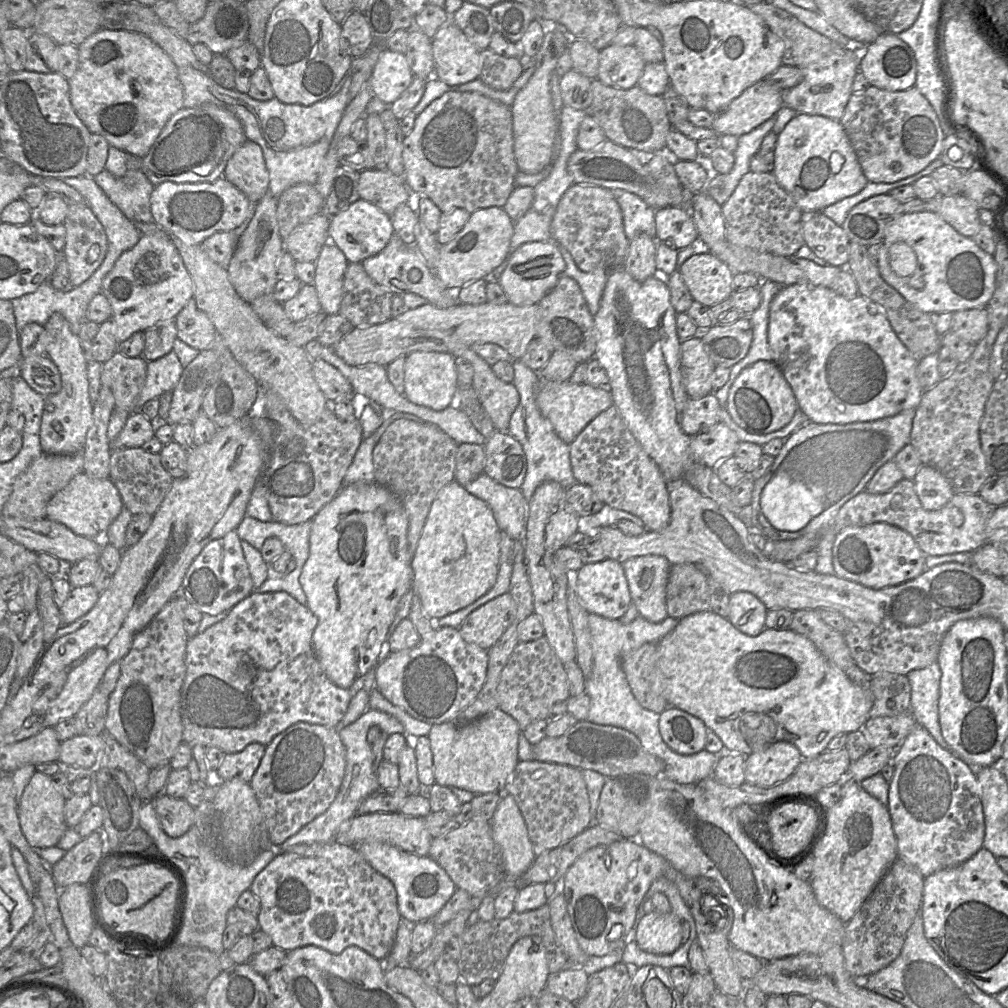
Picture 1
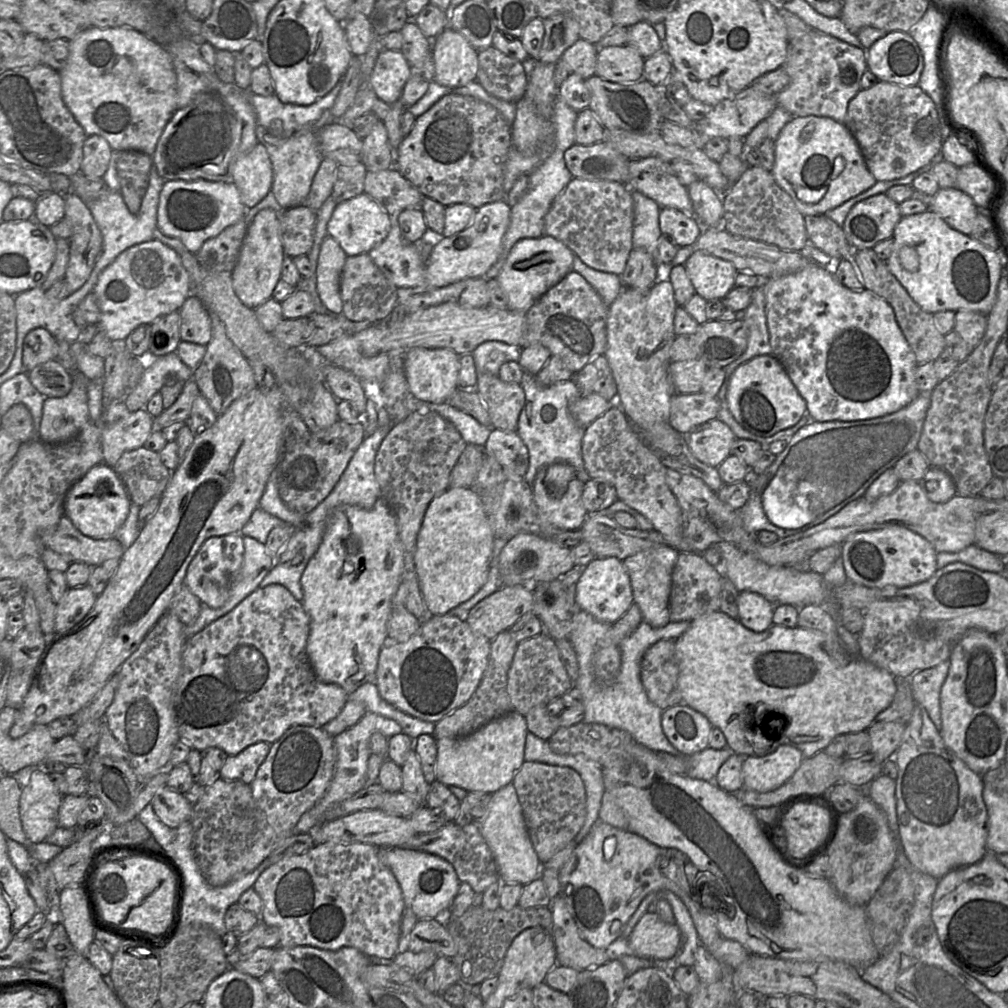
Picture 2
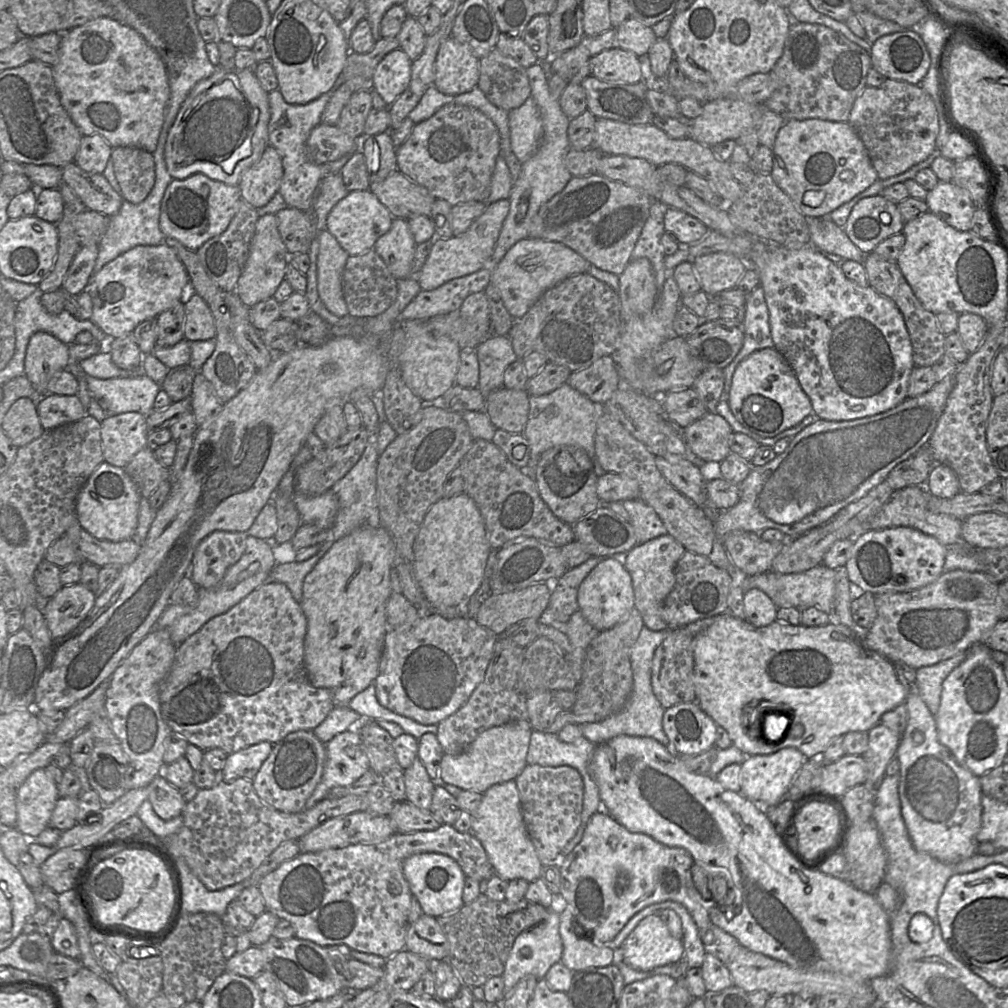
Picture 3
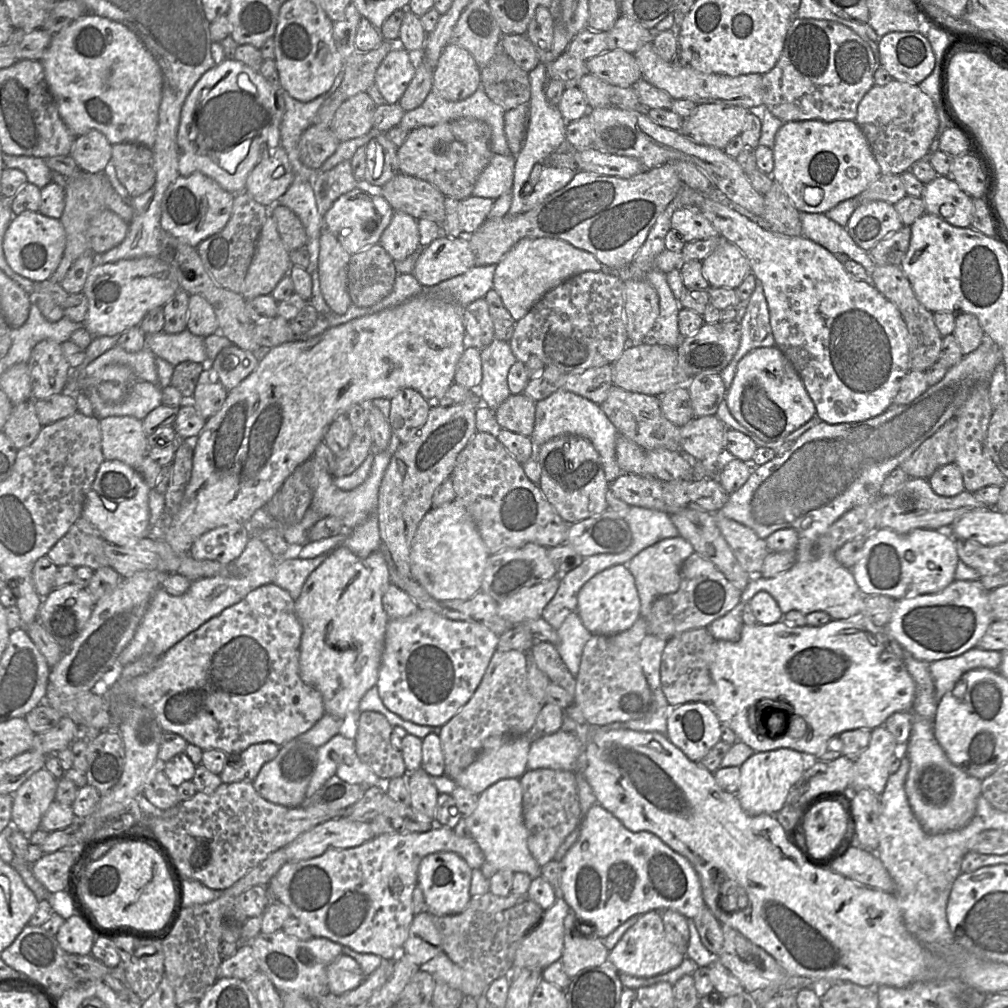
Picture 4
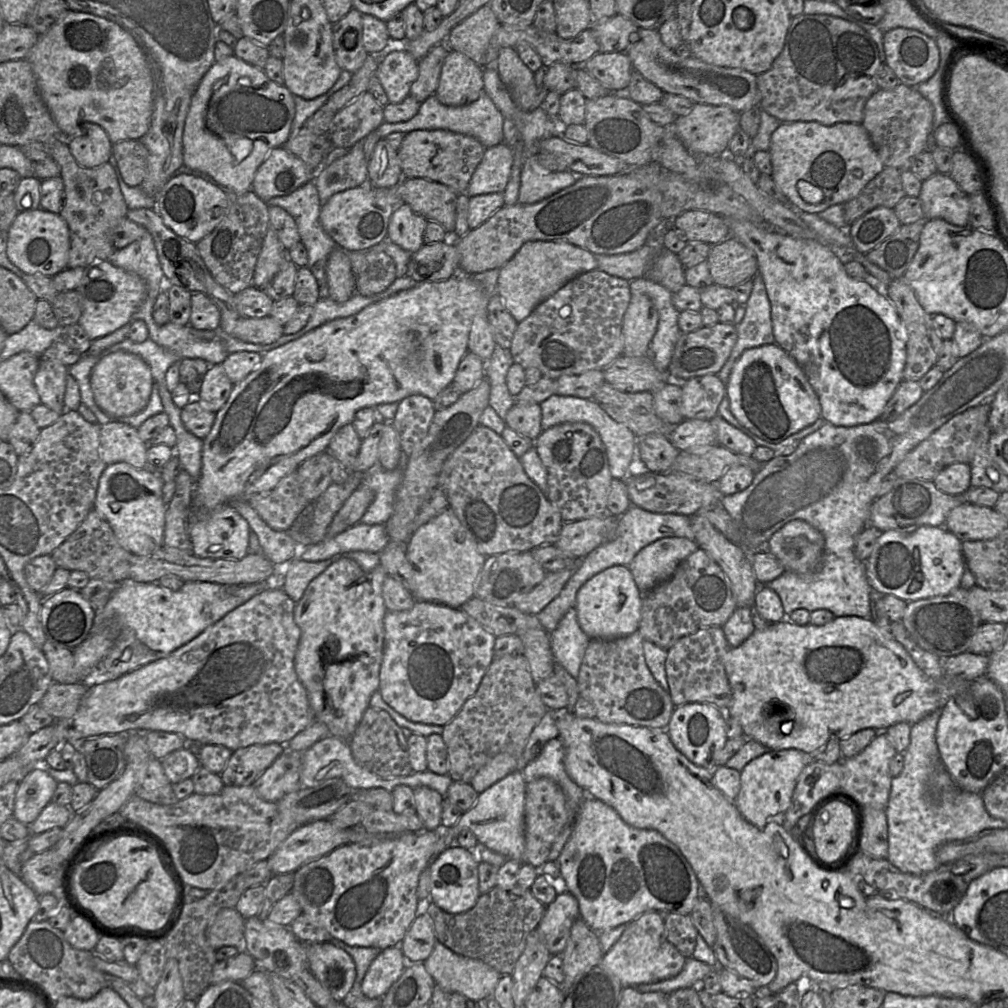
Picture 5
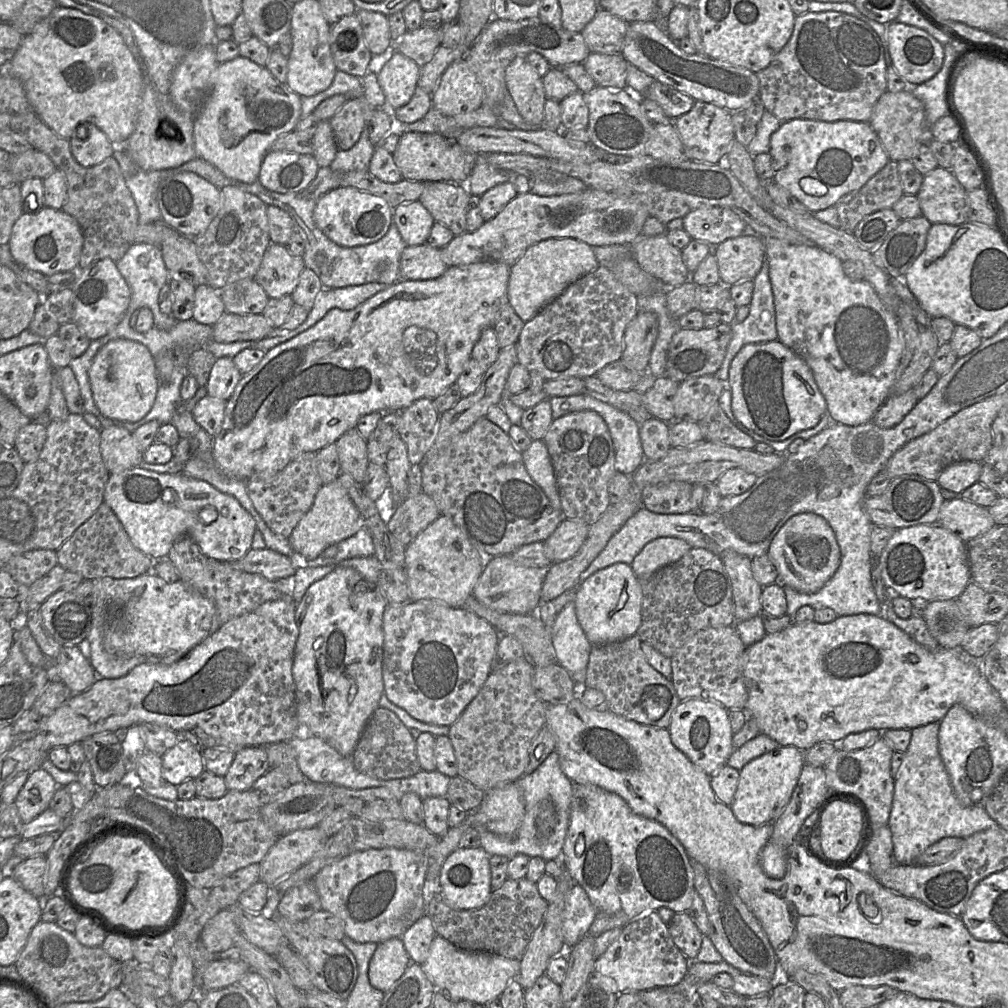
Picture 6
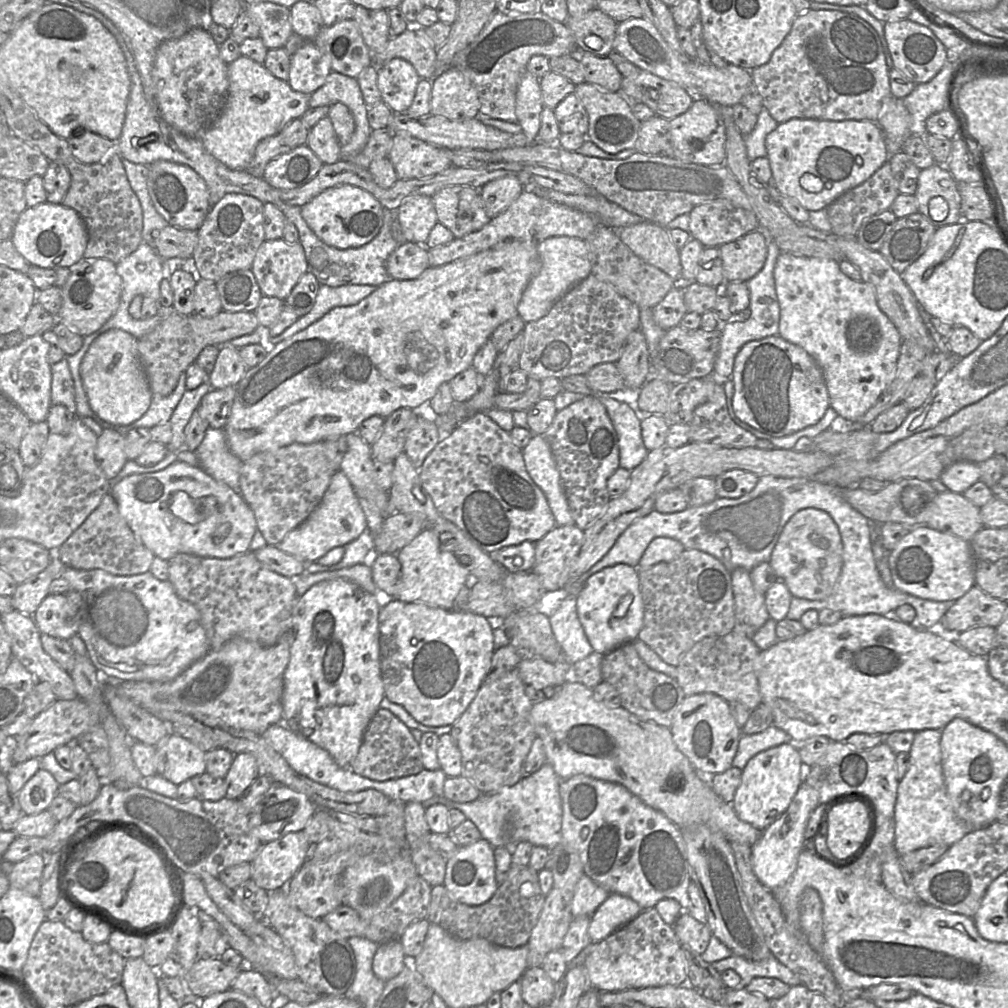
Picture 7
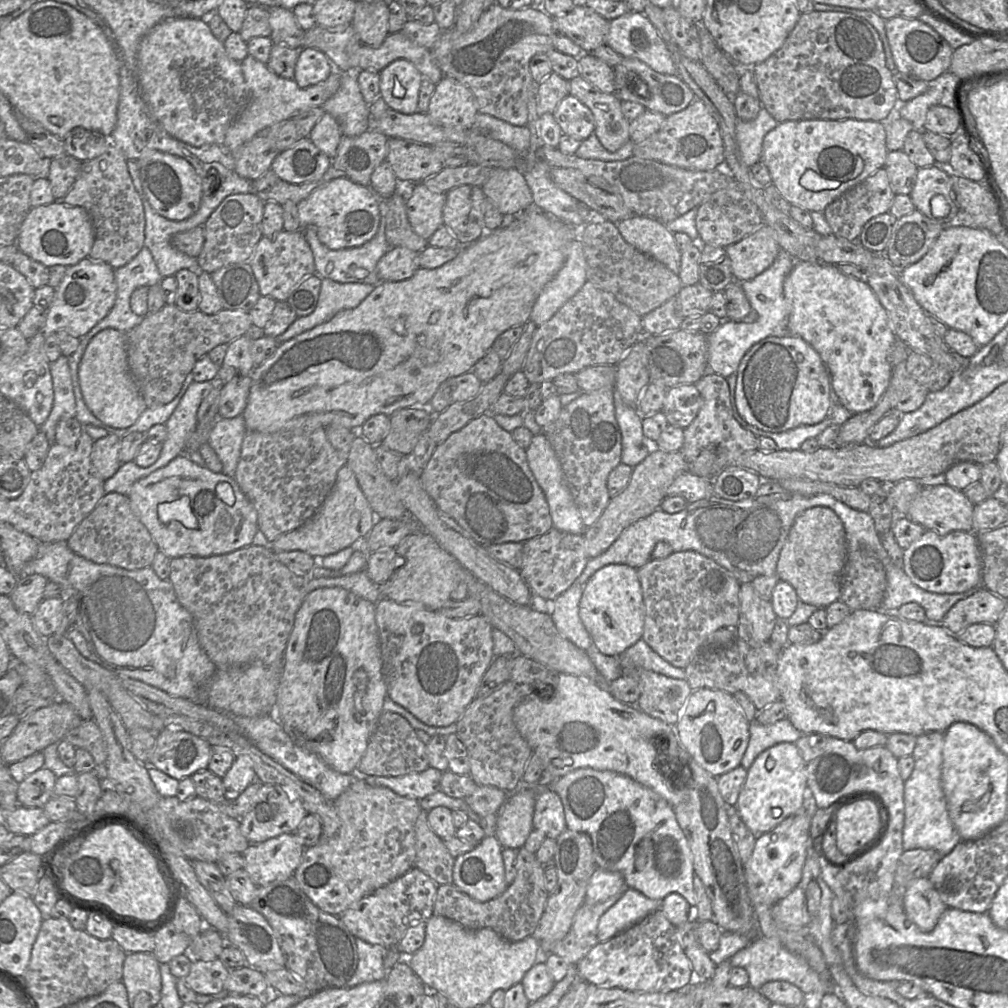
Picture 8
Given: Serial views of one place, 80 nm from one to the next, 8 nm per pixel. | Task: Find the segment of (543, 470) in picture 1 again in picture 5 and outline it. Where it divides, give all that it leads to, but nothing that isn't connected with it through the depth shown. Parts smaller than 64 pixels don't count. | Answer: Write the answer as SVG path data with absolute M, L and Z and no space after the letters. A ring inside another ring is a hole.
M554 394L539 404L542 411L541 428L543 431L563 423L587 423L600 435L607 452L612 478L624 480L636 468L638 456L638 439L624 424L612 419L593 399Z

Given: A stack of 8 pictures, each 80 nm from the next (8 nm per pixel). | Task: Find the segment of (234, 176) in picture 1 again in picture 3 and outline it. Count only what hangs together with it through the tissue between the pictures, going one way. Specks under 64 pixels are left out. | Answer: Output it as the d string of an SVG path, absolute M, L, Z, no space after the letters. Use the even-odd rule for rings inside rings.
M268 146L262 157L241 176L241 199L253 208L265 206L278 193L283 178L283 164L278 151Z

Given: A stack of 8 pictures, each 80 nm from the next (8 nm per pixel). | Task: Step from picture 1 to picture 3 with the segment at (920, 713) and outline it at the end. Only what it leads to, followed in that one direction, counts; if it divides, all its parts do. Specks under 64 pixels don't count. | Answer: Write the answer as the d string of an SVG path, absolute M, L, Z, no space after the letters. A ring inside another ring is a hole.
M960 652L937 664L924 666L916 670L919 695L933 716L937 714L939 709L943 682L950 672L959 666L966 657L967 652Z

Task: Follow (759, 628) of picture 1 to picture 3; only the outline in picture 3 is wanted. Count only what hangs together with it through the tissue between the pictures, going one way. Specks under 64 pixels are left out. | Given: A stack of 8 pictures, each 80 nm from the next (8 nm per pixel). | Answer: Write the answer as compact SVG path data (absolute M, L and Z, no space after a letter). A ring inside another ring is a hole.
M753 588L743 596L745 620L755 627L765 627L777 621L778 608L762 590Z

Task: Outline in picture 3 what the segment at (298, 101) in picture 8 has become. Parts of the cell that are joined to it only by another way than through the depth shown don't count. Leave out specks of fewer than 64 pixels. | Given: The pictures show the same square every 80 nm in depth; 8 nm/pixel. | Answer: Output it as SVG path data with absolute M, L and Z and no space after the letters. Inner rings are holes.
M217 70L199 81L191 90L177 113L168 132L164 157L166 167L173 179L186 179L202 173L207 177L238 186L242 174L260 160L270 145L268 124L270 120L269 92L265 91L255 73L250 70Z

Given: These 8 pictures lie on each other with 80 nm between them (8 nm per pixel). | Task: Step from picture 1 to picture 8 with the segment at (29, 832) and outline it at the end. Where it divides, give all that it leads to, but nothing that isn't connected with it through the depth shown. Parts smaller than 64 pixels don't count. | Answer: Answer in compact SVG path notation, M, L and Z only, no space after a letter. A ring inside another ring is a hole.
M46 768L29 775L18 787L18 803L28 808L43 808L53 796L57 777Z

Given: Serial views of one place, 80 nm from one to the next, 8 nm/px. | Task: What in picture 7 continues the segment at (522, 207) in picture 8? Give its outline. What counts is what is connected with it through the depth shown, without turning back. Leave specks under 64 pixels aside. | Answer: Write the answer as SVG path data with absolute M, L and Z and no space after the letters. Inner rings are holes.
M507 175L491 180L479 189L485 211L494 218L504 210L524 191L524 187L516 175Z

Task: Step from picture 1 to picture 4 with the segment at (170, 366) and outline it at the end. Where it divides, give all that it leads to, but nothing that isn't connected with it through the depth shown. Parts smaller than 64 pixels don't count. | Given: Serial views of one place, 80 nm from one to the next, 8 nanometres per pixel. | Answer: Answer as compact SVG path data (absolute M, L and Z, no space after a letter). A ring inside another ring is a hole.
M137 380L121 403L108 403L103 400L95 387L83 389L89 398L96 417L133 416L143 420L153 409L162 405L162 390L146 380Z

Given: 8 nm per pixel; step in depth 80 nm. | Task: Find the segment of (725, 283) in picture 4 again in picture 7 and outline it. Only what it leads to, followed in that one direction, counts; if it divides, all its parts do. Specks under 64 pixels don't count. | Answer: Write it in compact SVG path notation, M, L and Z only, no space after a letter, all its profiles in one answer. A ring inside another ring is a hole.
M761 230L718 247L726 283L747 282L763 267L768 252L768 236Z

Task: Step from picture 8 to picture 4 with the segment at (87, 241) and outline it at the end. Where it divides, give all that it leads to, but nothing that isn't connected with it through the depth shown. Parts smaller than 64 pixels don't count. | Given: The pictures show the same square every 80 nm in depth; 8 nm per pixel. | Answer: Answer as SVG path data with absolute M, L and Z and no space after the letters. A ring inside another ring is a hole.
M25 211L14 216L3 238L3 252L8 265L13 271L33 282L49 279L61 261L65 245L66 234L60 219L45 216L39 211Z

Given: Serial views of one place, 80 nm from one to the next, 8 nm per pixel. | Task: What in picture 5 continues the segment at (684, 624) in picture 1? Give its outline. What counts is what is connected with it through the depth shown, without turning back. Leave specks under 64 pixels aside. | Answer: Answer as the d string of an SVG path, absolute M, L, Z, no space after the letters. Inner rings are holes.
M857 616L835 617L829 623L816 626L812 624L796 625L788 619L770 624L765 630L755 630L740 646L728 650L724 656L724 667L732 691L732 700L727 710L727 716L735 718L741 725L743 735L749 740L755 740L769 750L797 749L805 754L817 754L831 740L842 740L860 730L873 728L878 734L885 733L888 727L899 722L913 724L934 712L942 709L946 702L960 693L968 690L971 682L960 677L941 677L934 680L926 676L915 664L905 648L892 636L889 630L879 627L870 618Z

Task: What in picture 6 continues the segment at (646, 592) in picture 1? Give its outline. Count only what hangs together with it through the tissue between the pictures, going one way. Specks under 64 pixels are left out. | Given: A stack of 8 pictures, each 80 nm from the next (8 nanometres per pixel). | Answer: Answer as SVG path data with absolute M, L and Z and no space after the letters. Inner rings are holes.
M657 538L642 548L630 566L638 580L642 581L660 568L678 561L690 549L691 546L680 538Z

